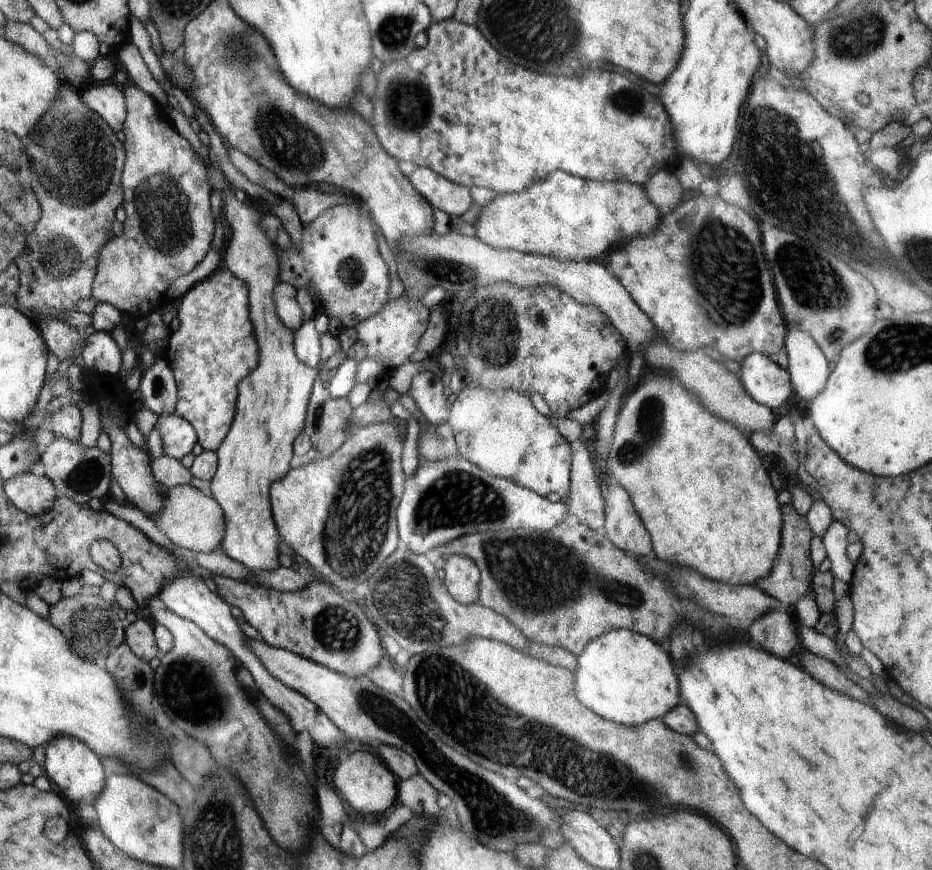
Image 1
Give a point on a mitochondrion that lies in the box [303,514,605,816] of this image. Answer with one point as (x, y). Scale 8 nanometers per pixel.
(404, 598)

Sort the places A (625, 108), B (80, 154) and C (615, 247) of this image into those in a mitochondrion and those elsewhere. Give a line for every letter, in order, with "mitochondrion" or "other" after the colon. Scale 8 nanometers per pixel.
A: mitochondrion
B: mitochondrion
C: other

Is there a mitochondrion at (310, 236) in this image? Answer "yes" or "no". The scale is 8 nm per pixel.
no

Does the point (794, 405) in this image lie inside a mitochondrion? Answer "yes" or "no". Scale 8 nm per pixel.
no

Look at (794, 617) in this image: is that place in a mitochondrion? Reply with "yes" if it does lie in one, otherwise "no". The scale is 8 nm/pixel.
no

